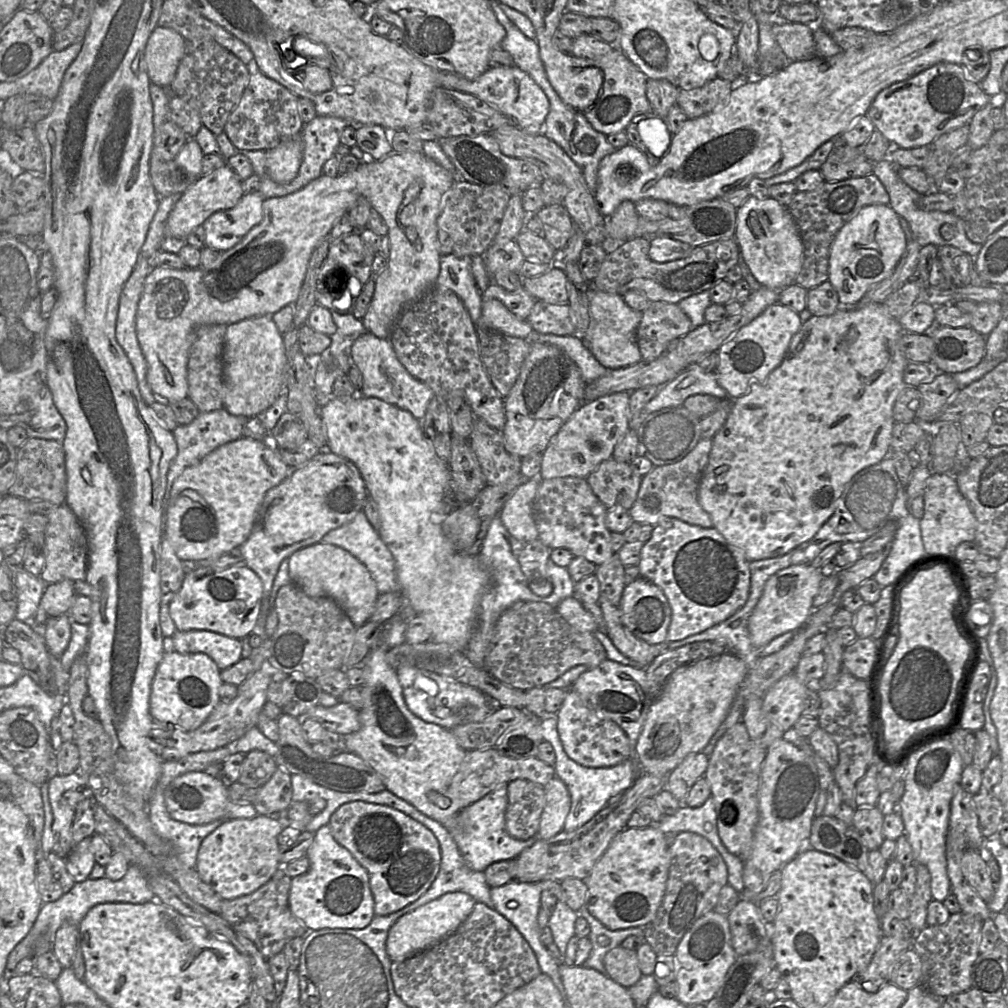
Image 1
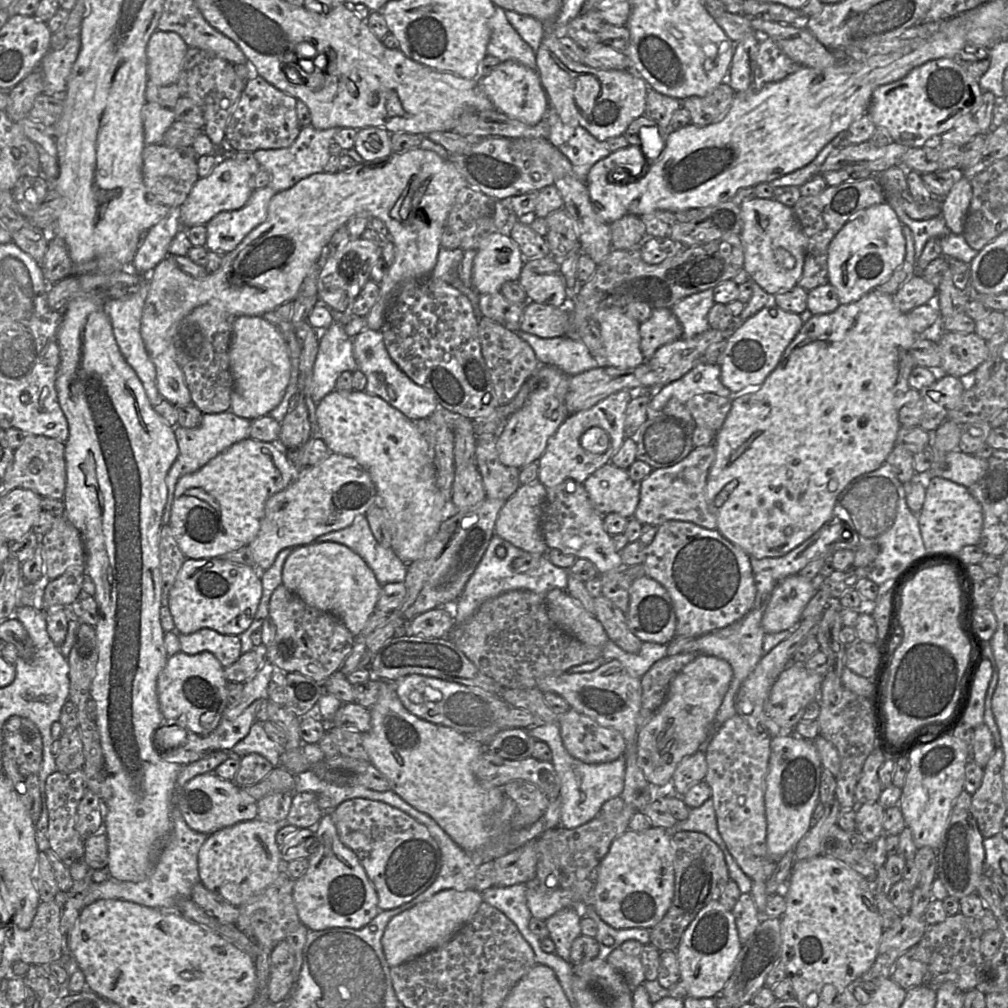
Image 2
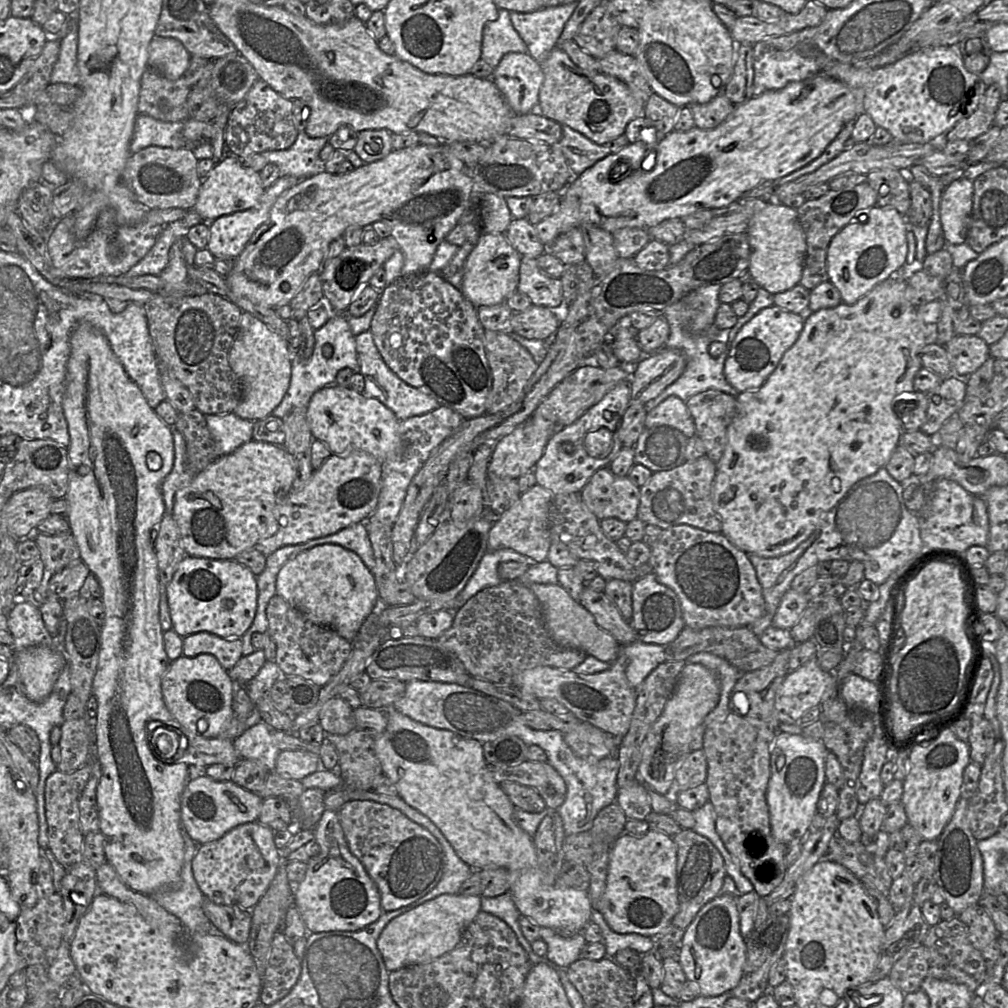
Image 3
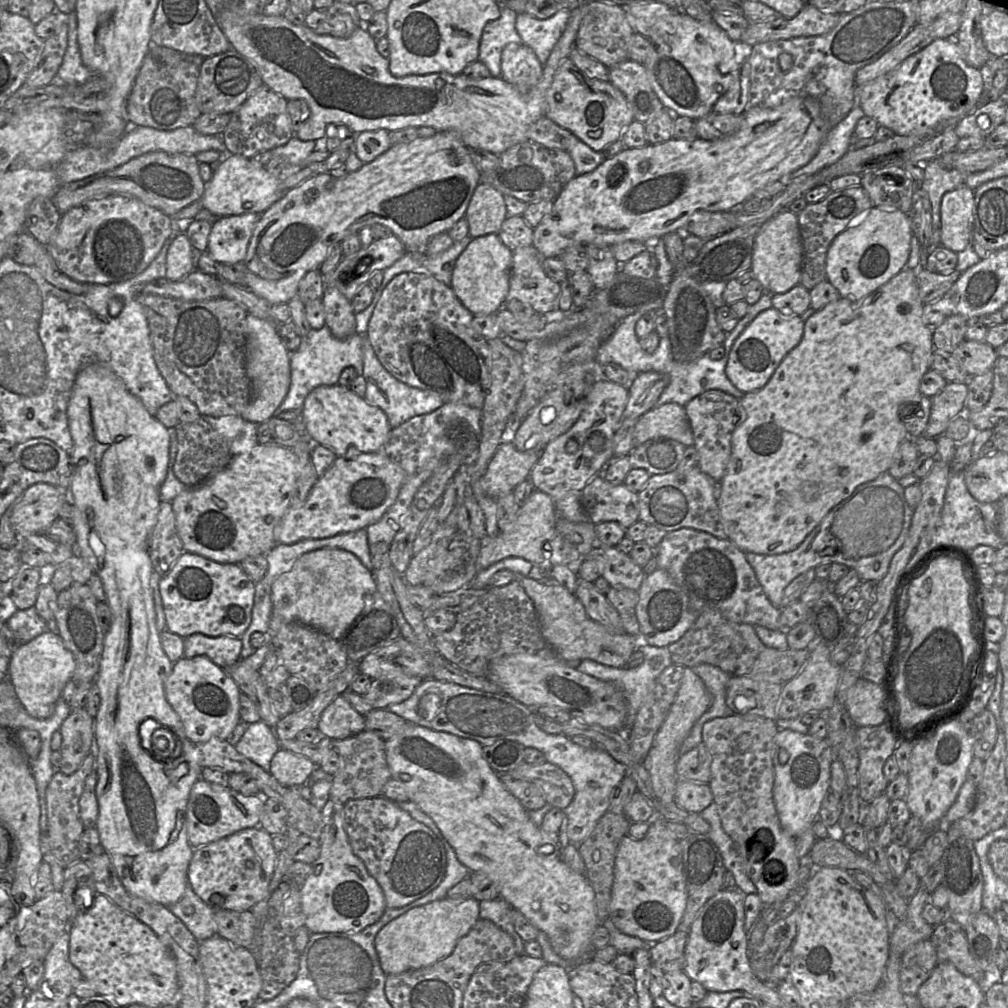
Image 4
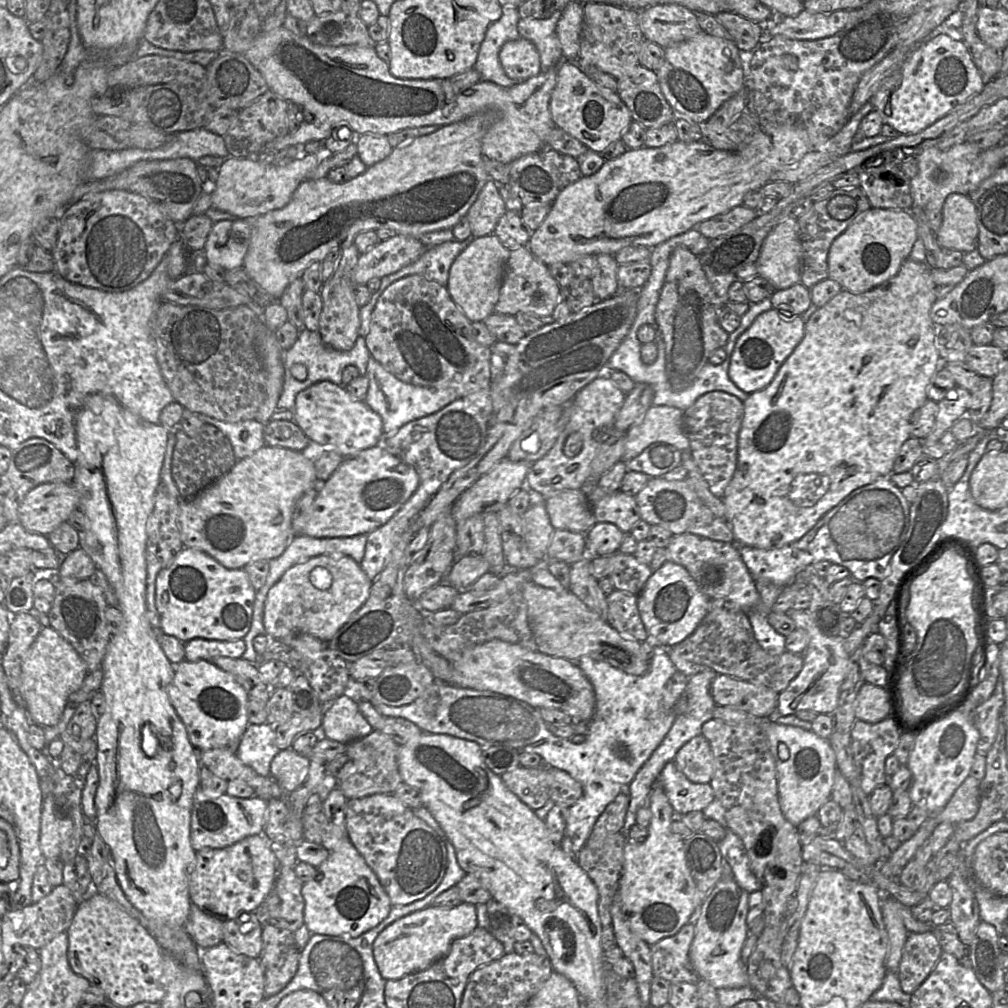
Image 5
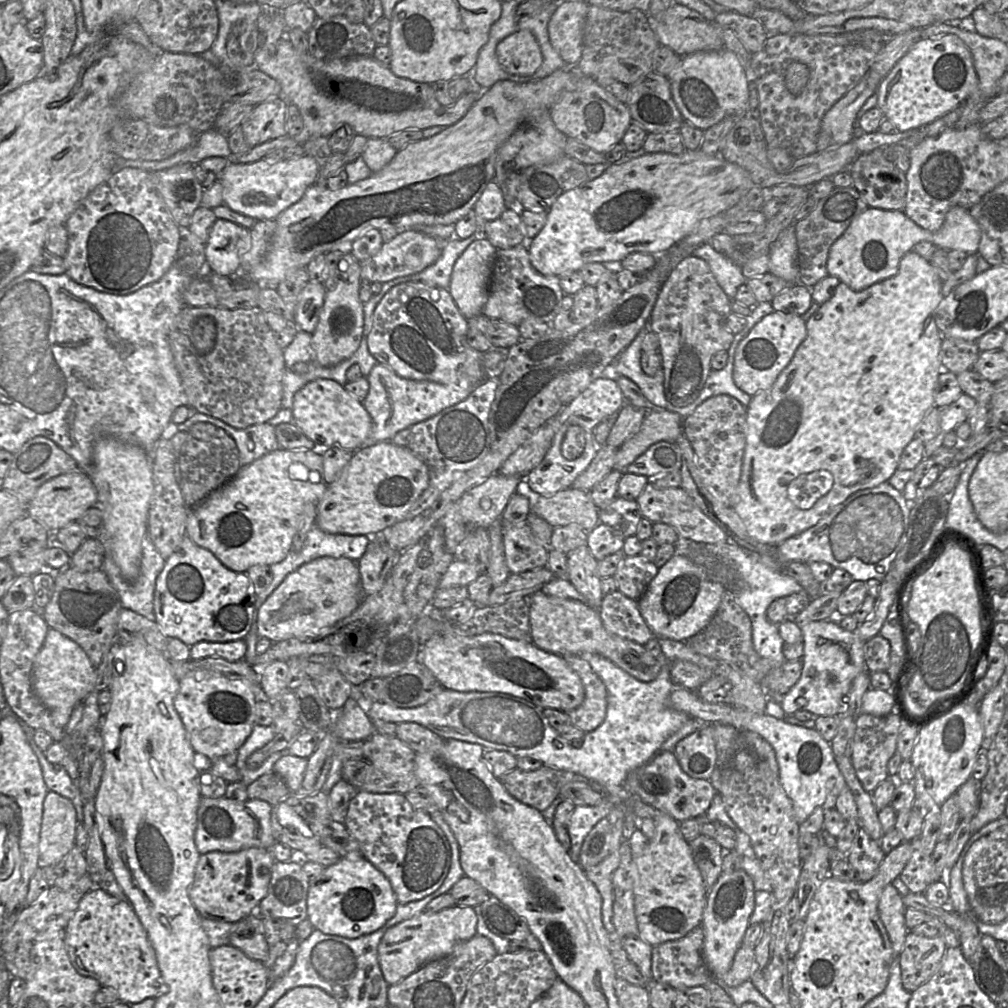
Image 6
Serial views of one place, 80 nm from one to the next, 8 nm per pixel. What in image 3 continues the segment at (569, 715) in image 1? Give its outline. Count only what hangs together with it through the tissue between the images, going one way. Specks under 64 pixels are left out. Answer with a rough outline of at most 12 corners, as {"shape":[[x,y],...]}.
{"shape":[[580,721],[564,740],[580,757],[617,753],[616,738]]}

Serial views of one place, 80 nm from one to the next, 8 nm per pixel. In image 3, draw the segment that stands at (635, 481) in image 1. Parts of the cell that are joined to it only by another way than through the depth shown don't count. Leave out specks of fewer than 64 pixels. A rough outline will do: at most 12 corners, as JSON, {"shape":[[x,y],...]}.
{"shape":[[609,467],[580,495],[600,521],[637,518],[640,487]]}

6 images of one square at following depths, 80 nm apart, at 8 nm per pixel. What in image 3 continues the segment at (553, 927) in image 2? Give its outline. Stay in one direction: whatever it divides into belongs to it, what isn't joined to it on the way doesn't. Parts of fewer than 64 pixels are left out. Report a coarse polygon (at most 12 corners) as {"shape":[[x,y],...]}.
{"shape":[[547,927],[546,958],[568,968],[581,958],[583,932],[563,936]]}

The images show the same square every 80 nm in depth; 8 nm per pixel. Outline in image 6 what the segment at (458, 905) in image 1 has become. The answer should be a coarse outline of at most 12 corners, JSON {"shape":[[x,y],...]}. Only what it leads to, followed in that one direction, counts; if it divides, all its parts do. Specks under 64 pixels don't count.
{"shape":[[473,907],[421,912],[378,948],[394,985],[476,934]]}

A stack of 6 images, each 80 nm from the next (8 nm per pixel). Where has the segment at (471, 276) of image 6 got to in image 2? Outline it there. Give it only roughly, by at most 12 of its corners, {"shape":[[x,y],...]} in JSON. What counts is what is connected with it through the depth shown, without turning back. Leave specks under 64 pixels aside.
{"shape":[[492,233],[477,249],[472,288],[500,292],[525,260],[510,236]]}

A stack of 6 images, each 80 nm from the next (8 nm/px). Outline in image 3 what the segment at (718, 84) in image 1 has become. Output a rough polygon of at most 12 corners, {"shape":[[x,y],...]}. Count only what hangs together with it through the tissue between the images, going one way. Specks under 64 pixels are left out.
{"shape":[[723,93],[707,103],[688,105],[695,126],[723,123],[735,105]]}

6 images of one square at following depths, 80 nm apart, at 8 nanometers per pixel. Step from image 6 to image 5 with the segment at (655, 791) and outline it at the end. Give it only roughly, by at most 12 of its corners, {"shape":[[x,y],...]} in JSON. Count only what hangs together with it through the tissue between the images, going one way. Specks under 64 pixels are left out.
{"shape":[[673,761],[658,780],[675,814],[702,811],[715,799],[709,783],[691,782]]}

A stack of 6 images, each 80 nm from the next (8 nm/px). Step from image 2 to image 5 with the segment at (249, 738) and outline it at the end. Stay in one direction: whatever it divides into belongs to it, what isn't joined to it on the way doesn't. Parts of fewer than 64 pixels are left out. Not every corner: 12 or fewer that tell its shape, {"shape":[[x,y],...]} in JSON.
{"shape":[[269,723],[249,724],[237,757],[268,777],[275,745]]}

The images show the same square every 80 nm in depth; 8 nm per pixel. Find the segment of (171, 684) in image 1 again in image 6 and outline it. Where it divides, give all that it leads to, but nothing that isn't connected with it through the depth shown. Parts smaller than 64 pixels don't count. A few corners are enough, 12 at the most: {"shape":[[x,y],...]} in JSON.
{"shape":[[213,672],[180,680],[174,707],[209,764],[255,725],[255,688]]}

